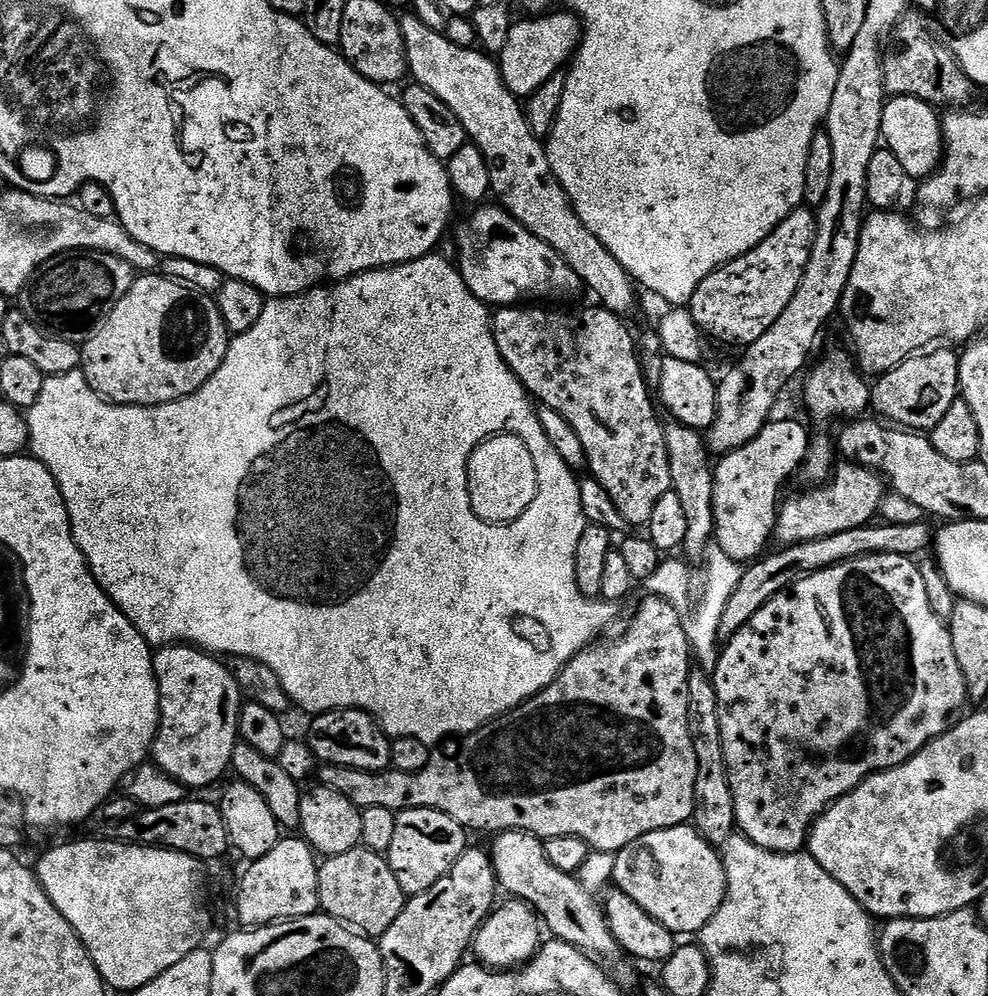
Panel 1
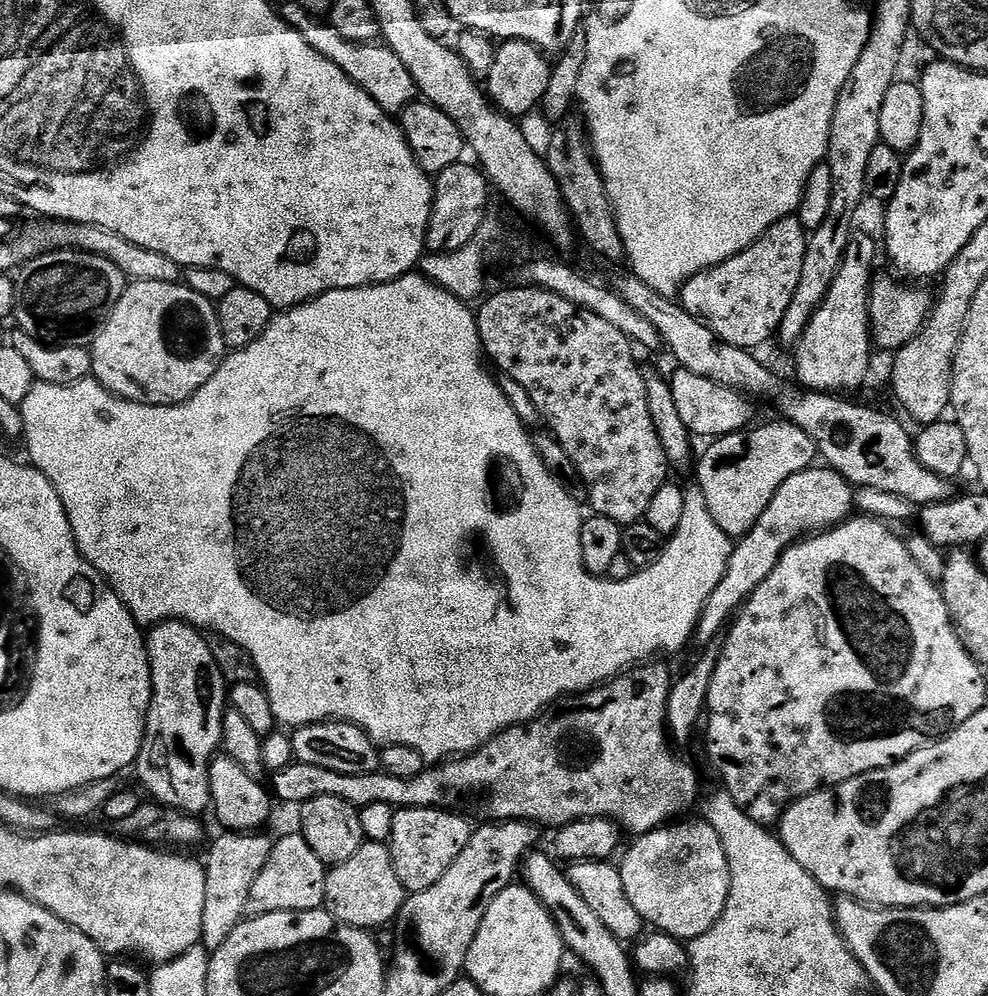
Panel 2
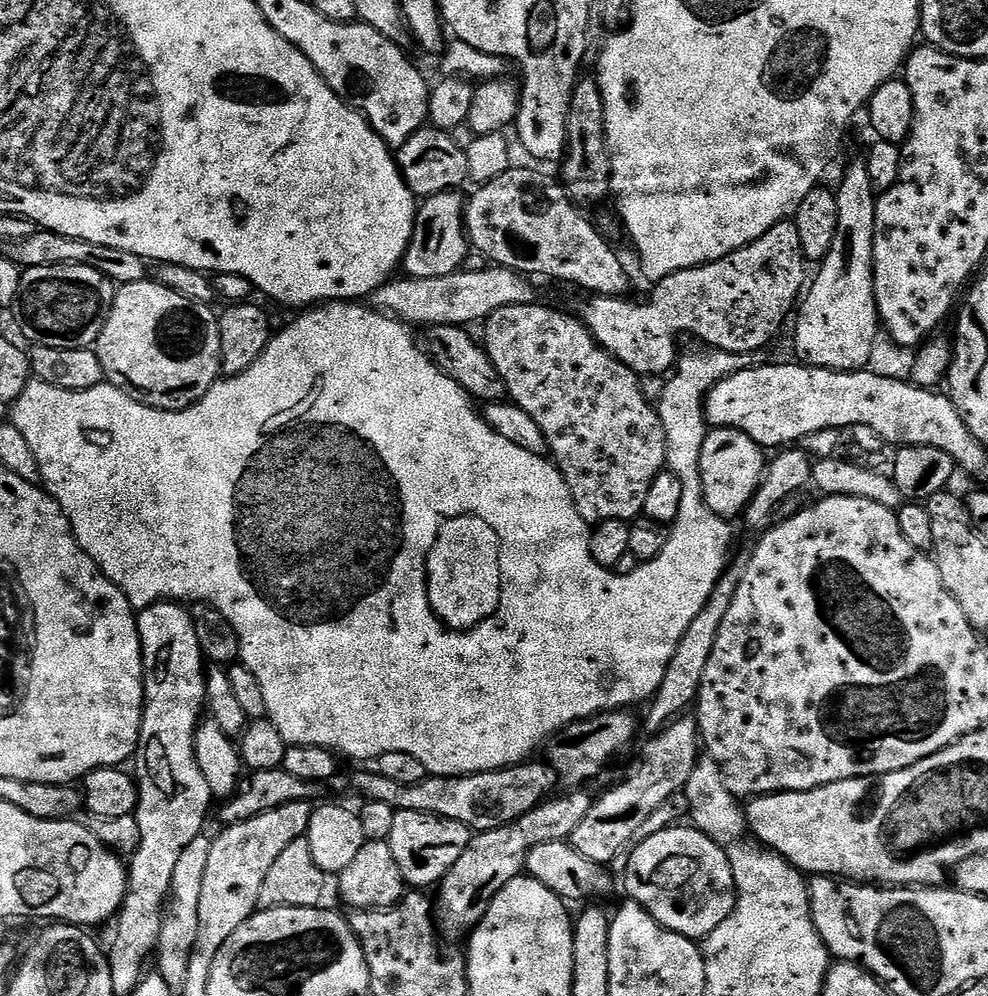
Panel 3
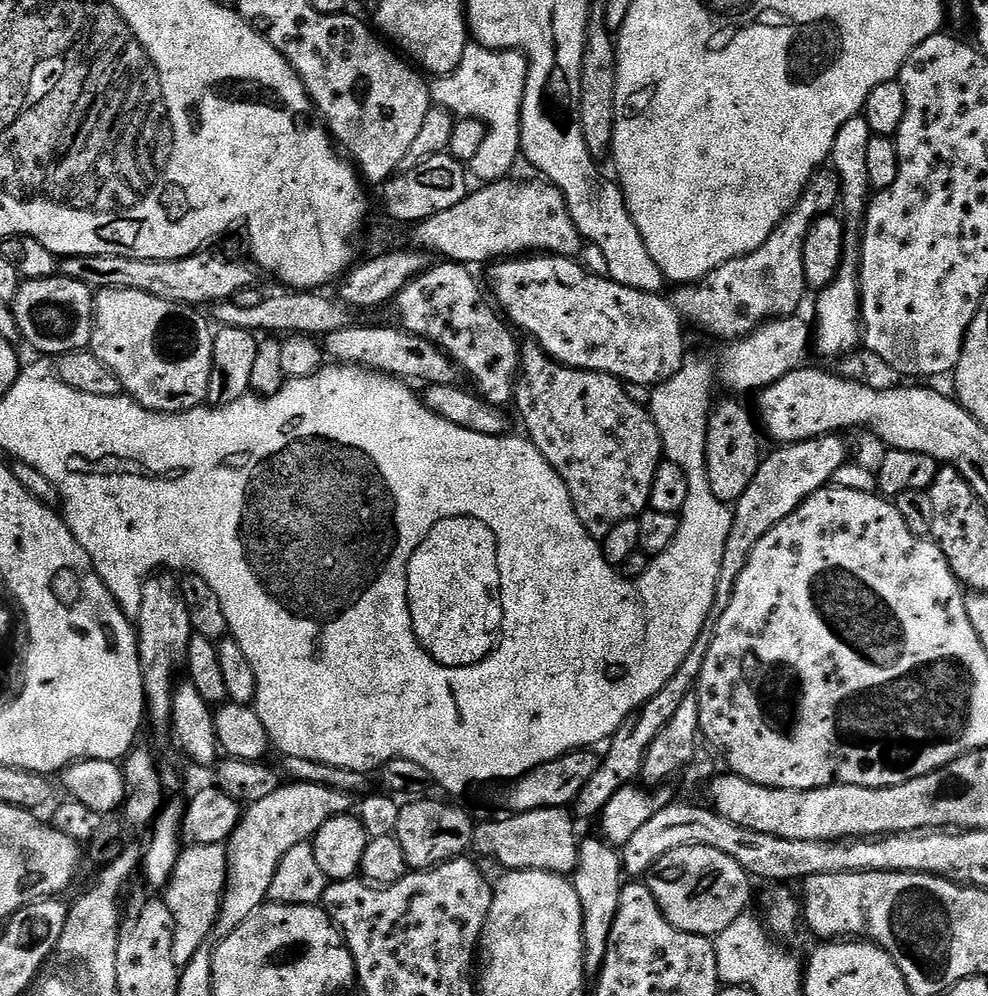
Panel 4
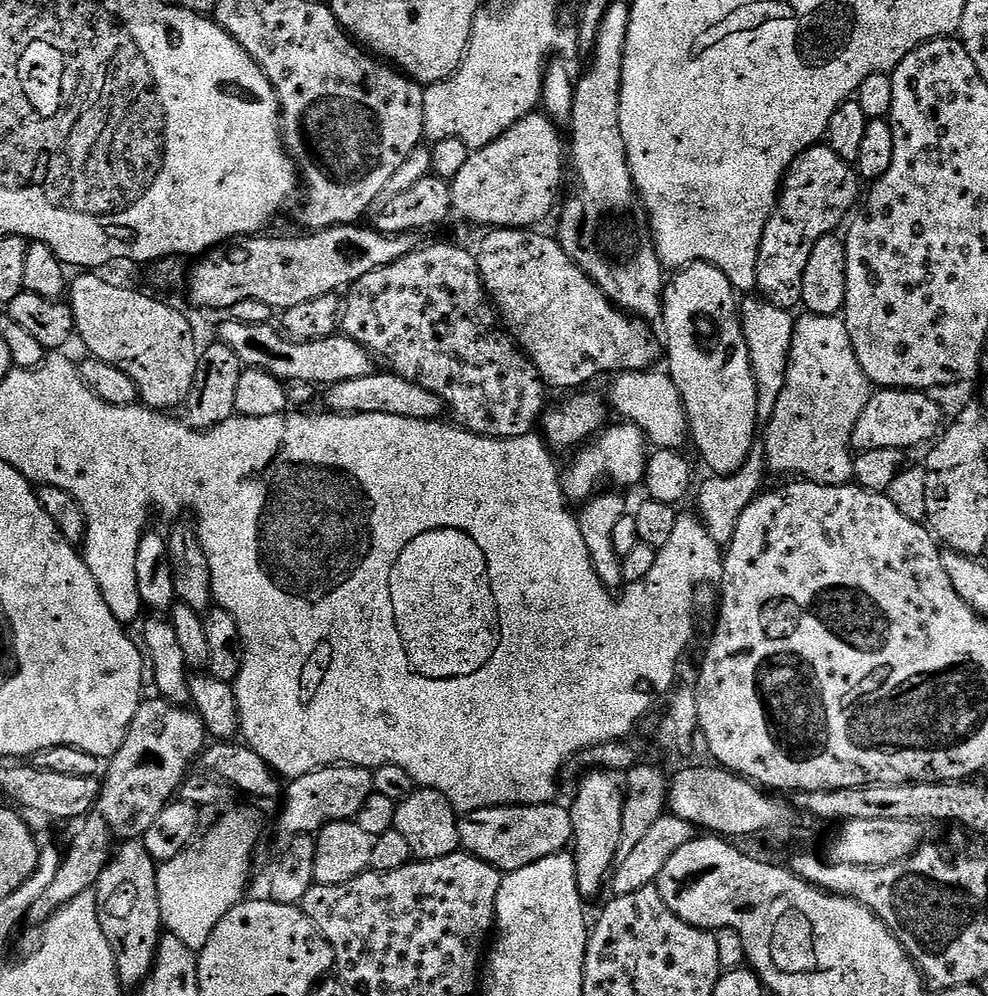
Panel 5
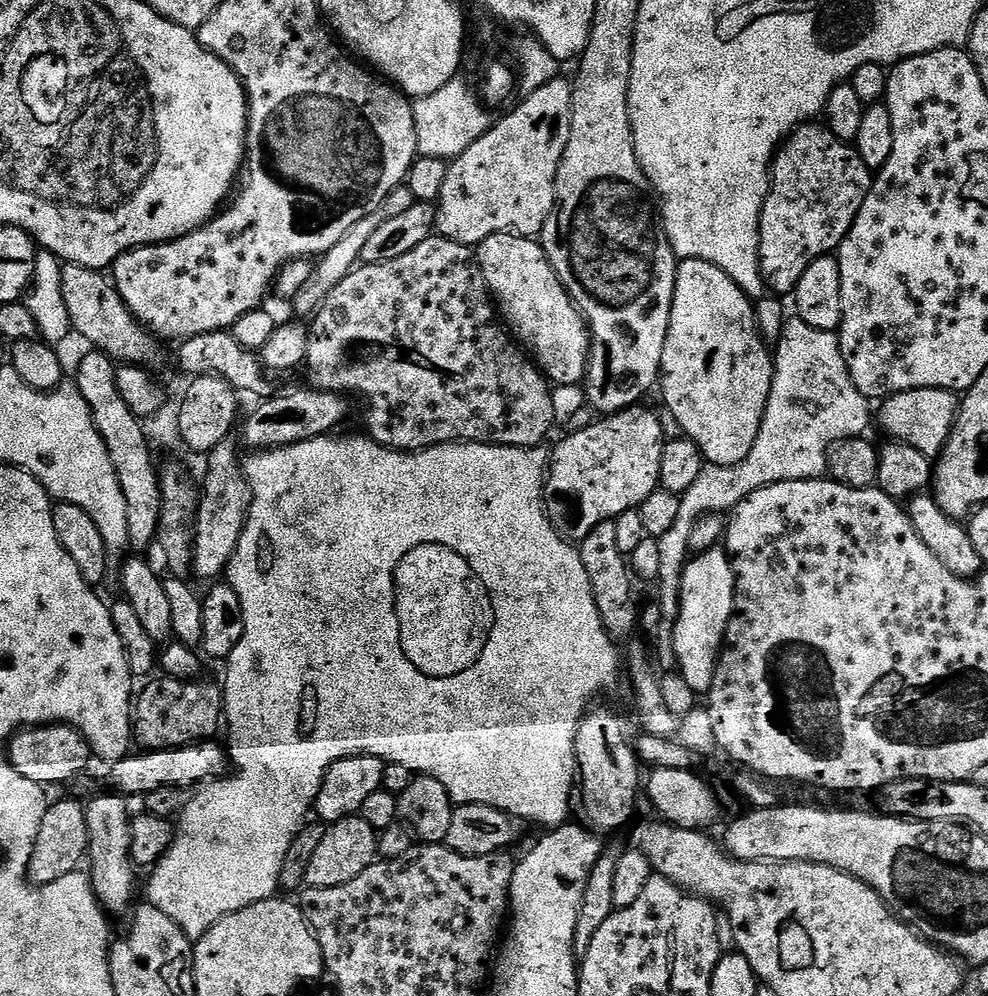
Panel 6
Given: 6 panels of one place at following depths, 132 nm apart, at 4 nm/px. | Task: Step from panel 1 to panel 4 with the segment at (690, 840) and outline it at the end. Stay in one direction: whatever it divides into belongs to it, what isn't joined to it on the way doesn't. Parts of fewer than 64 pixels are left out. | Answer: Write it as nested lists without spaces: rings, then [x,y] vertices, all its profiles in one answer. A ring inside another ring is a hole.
[[[686,846],[682,850],[670,850],[670,854],[658,858],[656,865],[651,868],[650,878],[652,880],[650,879],[648,888],[650,894],[654,894],[662,914],[675,928],[683,932],[715,938],[722,930],[726,930],[726,926],[730,926],[730,922],[749,911],[753,877],[746,870],[742,870],[742,866],[734,862],[734,858],[726,858],[722,850],[710,850],[710,846]]]

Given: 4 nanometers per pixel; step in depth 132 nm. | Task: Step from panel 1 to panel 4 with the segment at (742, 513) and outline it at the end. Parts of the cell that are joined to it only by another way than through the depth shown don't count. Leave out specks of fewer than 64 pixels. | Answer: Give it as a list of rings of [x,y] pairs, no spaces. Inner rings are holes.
[[[724,400],[712,408],[708,417],[708,437],[704,457],[710,478],[710,490],[714,498],[725,502],[735,502],[743,494],[746,486],[754,478],[762,459],[760,444],[756,441],[754,418],[736,400]]]

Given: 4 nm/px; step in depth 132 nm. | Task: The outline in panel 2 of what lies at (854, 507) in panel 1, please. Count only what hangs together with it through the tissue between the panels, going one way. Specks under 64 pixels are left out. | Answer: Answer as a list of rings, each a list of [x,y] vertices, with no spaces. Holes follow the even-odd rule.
[[[813,466],[790,474],[790,478],[786,478],[786,482],[778,486],[778,494],[770,498],[770,506],[762,510],[762,518],[758,518],[758,522],[745,536],[735,541],[726,574],[722,574],[722,582],[718,582],[714,594],[710,594],[710,598],[706,600],[700,621],[696,624],[695,643],[707,646],[729,627],[730,621],[752,597],[754,590],[758,590],[758,586],[762,586],[762,582],[770,578],[774,566],[778,566],[780,556],[788,548],[813,534],[838,527],[853,512],[853,485],[833,468]]]

